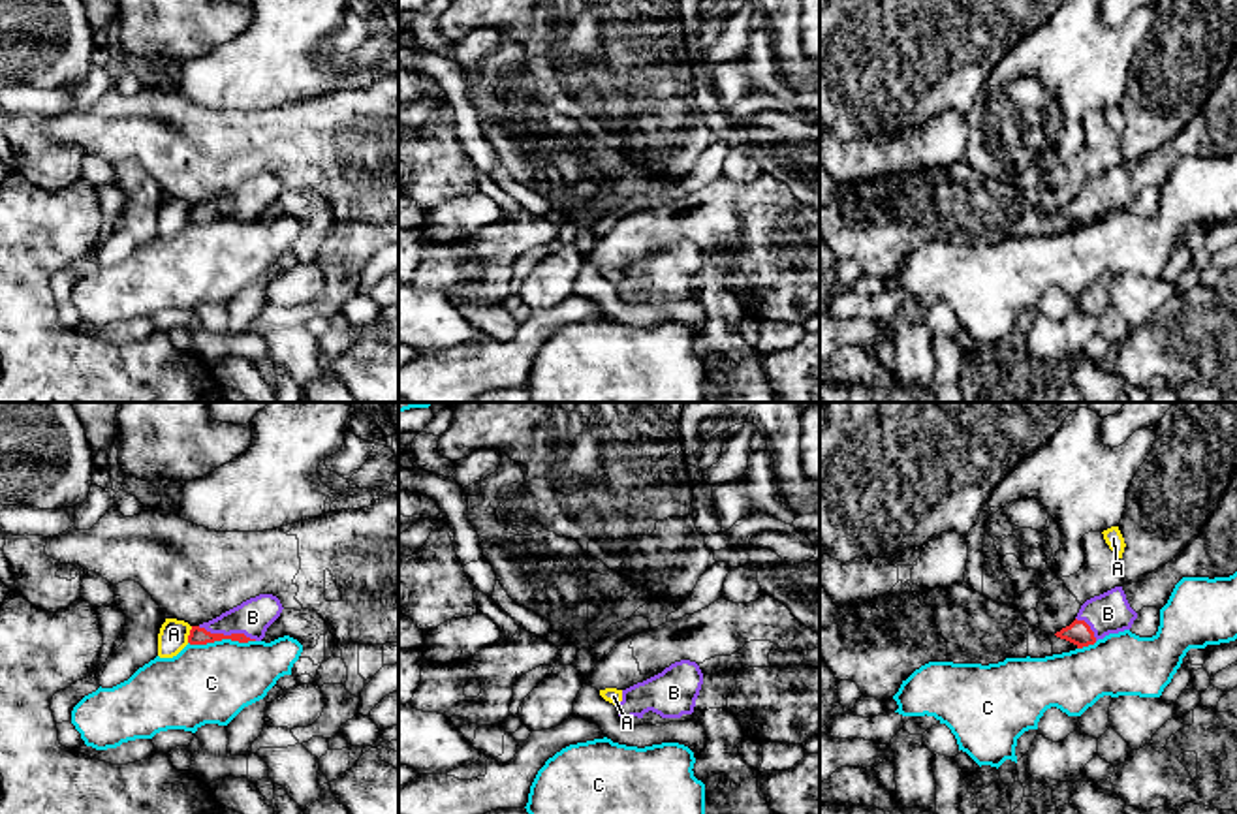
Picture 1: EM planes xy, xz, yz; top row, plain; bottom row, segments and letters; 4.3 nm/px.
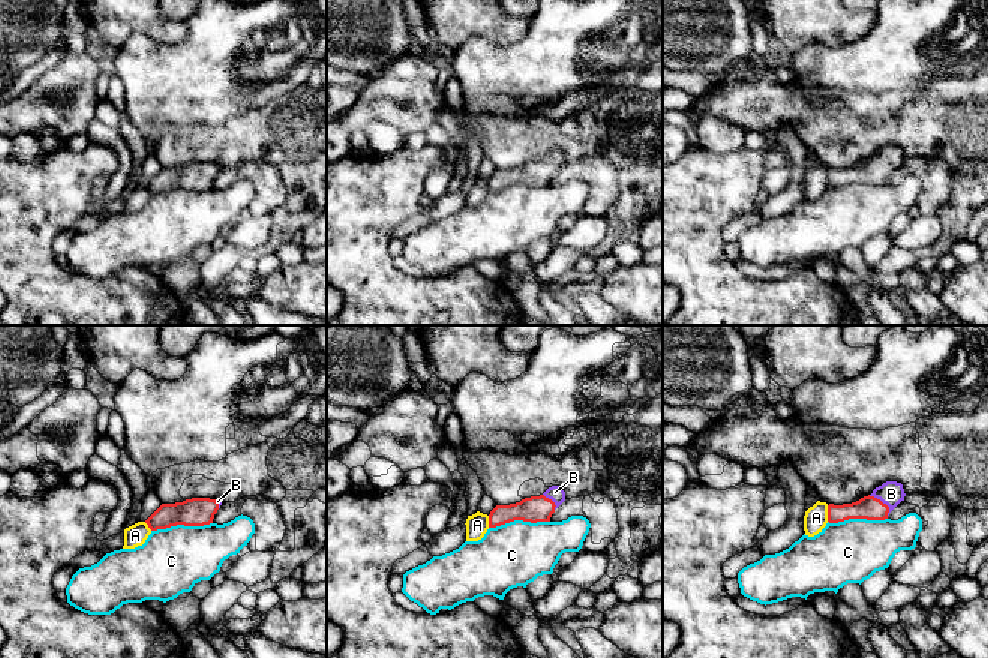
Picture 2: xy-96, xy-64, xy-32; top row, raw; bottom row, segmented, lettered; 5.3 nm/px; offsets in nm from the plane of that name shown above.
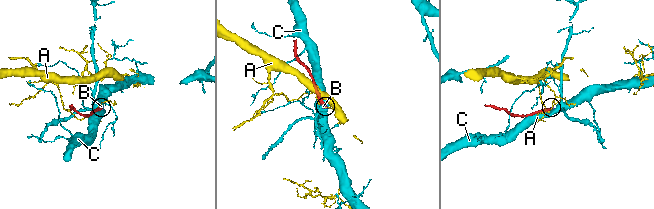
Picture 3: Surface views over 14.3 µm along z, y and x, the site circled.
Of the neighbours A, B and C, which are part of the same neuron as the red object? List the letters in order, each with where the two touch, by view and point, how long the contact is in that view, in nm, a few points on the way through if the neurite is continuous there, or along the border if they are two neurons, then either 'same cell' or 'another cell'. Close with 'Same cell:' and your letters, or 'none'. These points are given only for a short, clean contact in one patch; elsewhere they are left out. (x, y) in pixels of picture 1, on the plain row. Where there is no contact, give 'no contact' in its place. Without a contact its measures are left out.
A: xy (190, 213) | 80 nm | another cell
B: xy (228, 215) | 260 nm | across xy (198, 215), (228, 215), (252, 196) | same cell
C: xy (220, 219) | 280 nm | another cell
Same cell: B

